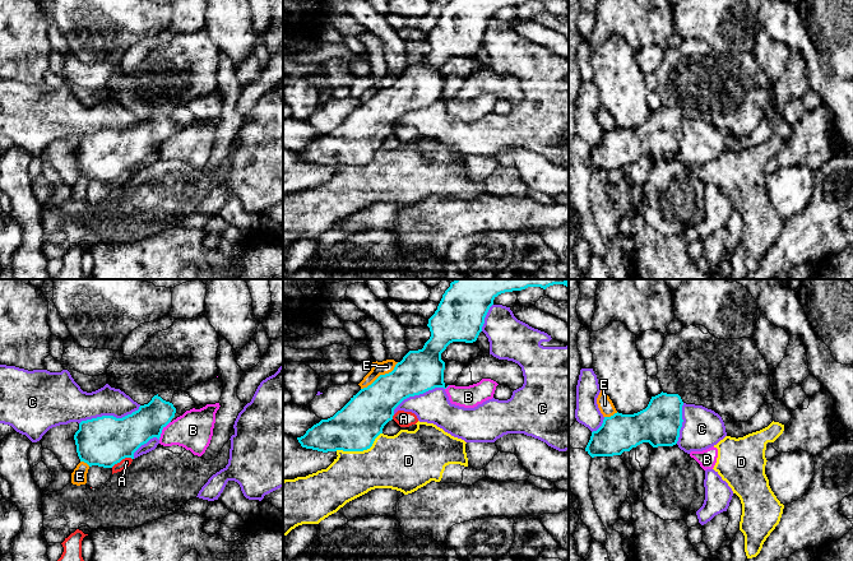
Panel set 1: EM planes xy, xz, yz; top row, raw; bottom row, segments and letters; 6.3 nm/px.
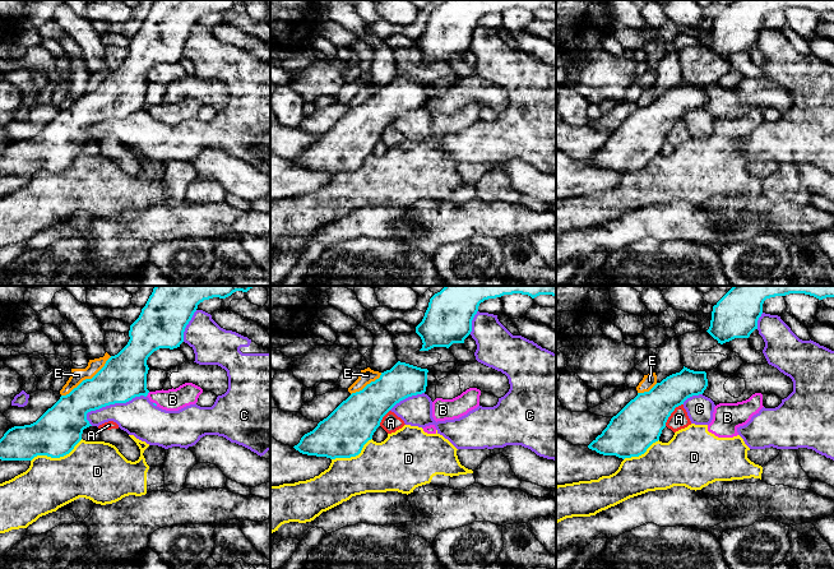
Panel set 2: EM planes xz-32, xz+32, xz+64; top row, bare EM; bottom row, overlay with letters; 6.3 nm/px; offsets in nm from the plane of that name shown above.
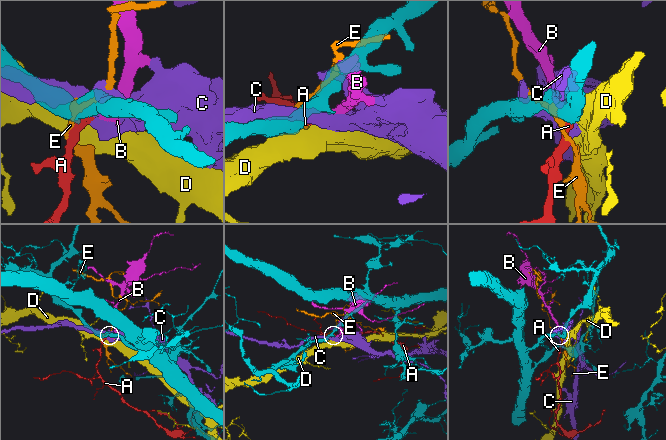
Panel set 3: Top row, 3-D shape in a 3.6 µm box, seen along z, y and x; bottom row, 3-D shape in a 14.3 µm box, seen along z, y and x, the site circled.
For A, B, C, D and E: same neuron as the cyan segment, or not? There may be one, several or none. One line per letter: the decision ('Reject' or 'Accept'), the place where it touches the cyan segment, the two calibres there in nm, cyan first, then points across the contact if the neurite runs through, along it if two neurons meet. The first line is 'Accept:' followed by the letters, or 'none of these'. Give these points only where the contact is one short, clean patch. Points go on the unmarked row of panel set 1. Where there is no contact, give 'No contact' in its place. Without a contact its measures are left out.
Accept: none of these
A: Reject. Touches cyan at xy (121, 174). Thickness 320 nm (cyan) against 60 nm. Boundary: xy (131, 172), (124, 172), (111, 181)
B: Reject. Touches cyan at xy (162, 143). Thickness 240 nm (cyan) against 240 nm. Boundary: xy (170, 135), (158, 153)
C: Reject. Touches cyan at xy (110, 130). Thickness 320 nm (cyan) against 220 nm
D: Reject. Touches cyan at xz (360, 165). Thickness 300 nm (cyan) against 340 nm
E: Reject. Touches cyan at xz (380, 89). Thickness 280 nm (cyan) against 80 nm

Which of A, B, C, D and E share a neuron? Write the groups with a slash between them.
A / B D / C / E

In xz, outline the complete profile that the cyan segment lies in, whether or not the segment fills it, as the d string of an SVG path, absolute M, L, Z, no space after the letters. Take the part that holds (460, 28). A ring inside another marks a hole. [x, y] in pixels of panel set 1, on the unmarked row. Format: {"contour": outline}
{"contour": "M450 0L437 20L435 28L428 33L427 41L430 42L431 51L425 57L422 64L409 65L400 76L398 76L394 84L389 88L380 89L371 99L361 103L351 115L338 125L333 131L321 134L306 145L301 152L297 152L302 162L312 163L323 167L328 166L363 166L372 161L375 153L383 148L384 140L393 134L394 124L407 112L423 108L435 102L445 102L444 84L445 76L441 74L441 68L453 56L473 57L477 55L485 32L493 19L493 14L505 6L521 5L528 1L541 1L546 4L550 0Z"}

